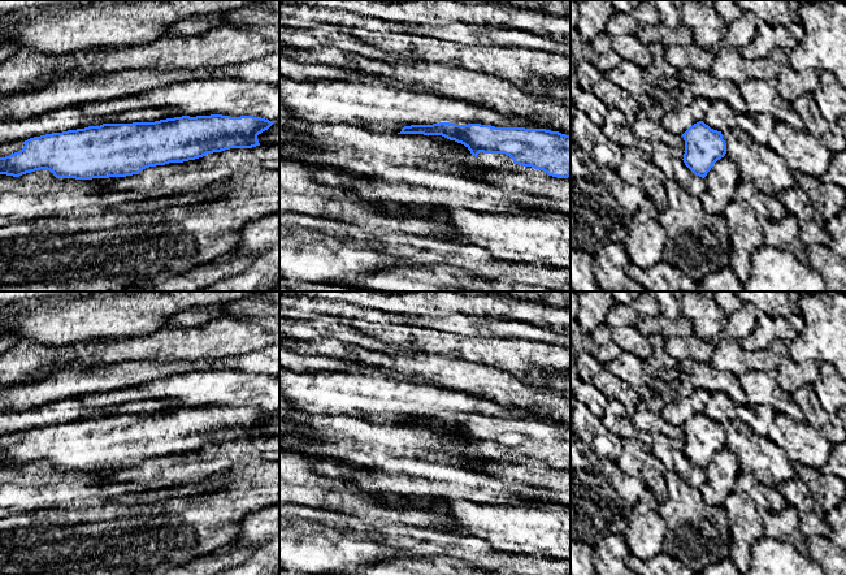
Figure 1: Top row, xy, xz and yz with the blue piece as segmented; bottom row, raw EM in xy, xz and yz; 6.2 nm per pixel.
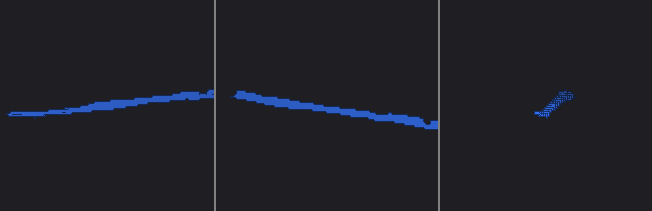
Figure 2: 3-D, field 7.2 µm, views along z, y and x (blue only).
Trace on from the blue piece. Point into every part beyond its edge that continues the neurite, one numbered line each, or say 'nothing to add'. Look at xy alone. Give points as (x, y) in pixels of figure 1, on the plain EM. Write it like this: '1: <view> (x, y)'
nothing to add

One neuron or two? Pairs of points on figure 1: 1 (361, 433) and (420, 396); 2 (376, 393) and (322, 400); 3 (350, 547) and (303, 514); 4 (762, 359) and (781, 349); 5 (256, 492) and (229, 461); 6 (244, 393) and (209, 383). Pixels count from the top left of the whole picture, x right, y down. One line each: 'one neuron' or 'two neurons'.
1: two neurons
2: one neuron
3: two neurons
4: two neurons
5: two neurons
6: one neuron

